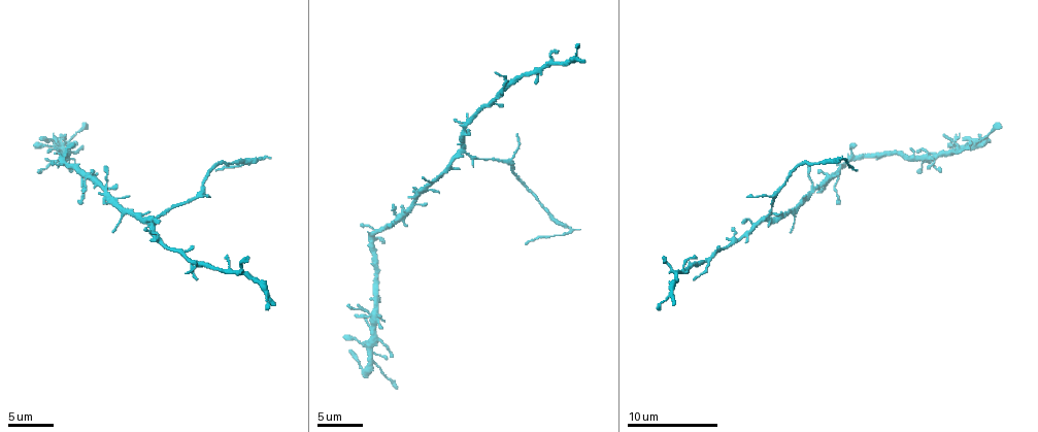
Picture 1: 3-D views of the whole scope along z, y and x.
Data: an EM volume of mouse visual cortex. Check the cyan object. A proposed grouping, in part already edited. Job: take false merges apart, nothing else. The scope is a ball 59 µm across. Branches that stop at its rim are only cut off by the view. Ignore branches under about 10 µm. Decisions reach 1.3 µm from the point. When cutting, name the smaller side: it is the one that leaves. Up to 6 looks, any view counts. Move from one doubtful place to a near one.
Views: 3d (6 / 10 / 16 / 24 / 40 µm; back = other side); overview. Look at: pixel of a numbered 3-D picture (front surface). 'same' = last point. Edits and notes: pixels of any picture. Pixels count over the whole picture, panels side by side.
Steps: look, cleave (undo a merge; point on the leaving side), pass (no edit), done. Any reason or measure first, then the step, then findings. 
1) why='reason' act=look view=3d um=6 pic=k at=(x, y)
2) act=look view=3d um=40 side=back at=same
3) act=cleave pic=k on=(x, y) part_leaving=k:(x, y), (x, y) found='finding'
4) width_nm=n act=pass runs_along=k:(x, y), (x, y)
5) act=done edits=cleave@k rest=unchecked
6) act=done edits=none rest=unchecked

act=look view=3d um=10 pic=1 at=(118, 208)

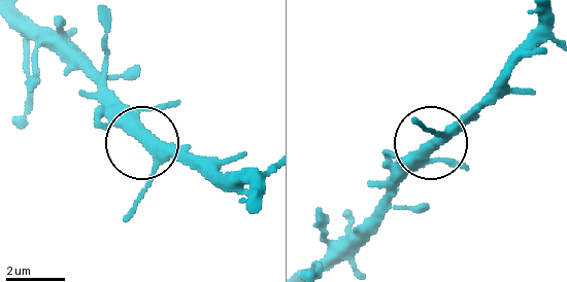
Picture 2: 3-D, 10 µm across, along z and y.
act=pass runs_along=2:(437, 143), (388, 184) found='one neuron here'

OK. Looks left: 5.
why='three-way junction' act=look view=3d um=16 pic=1 at=(465, 149)

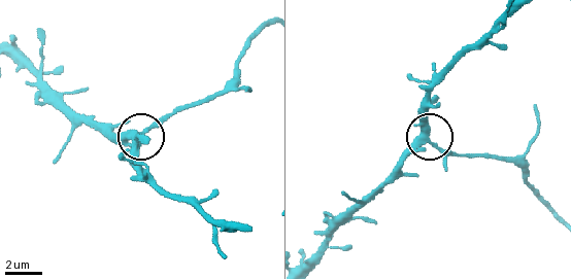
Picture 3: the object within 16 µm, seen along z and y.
width_nm=310 act=cleave pic=3 on=(162, 120) part_leaving=3:(432, 142), (459, 157), (512, 159), (557, 216) found='a second neuron is stuck on'

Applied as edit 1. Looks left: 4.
act=look view=overview

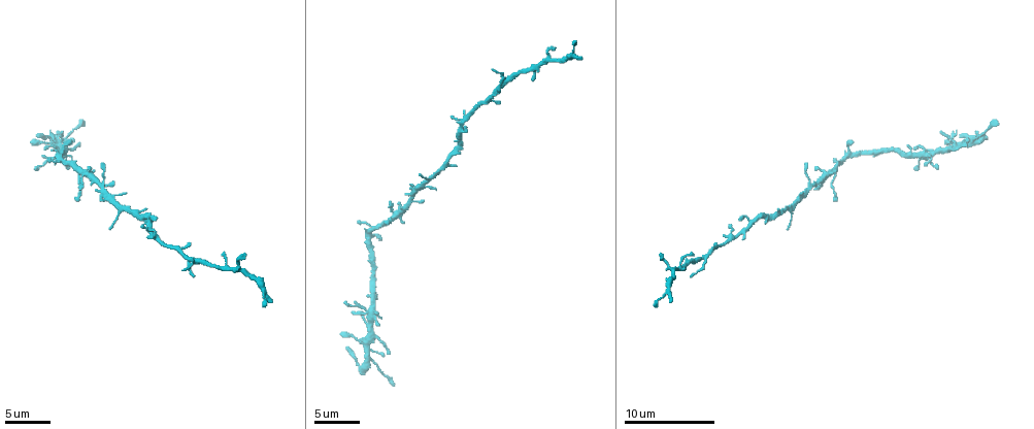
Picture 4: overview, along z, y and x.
why='three-way junction' act=look view=3d um=6 pic=4 at=(467, 116)

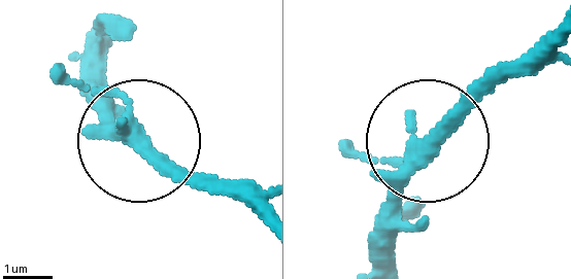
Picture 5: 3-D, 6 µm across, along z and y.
act=pass runs_along=5:(378, 262), (399, 175), (498, 69) found='continuous, no second neuron'

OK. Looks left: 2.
act=done edits=cleave@3 rest=unchecked

